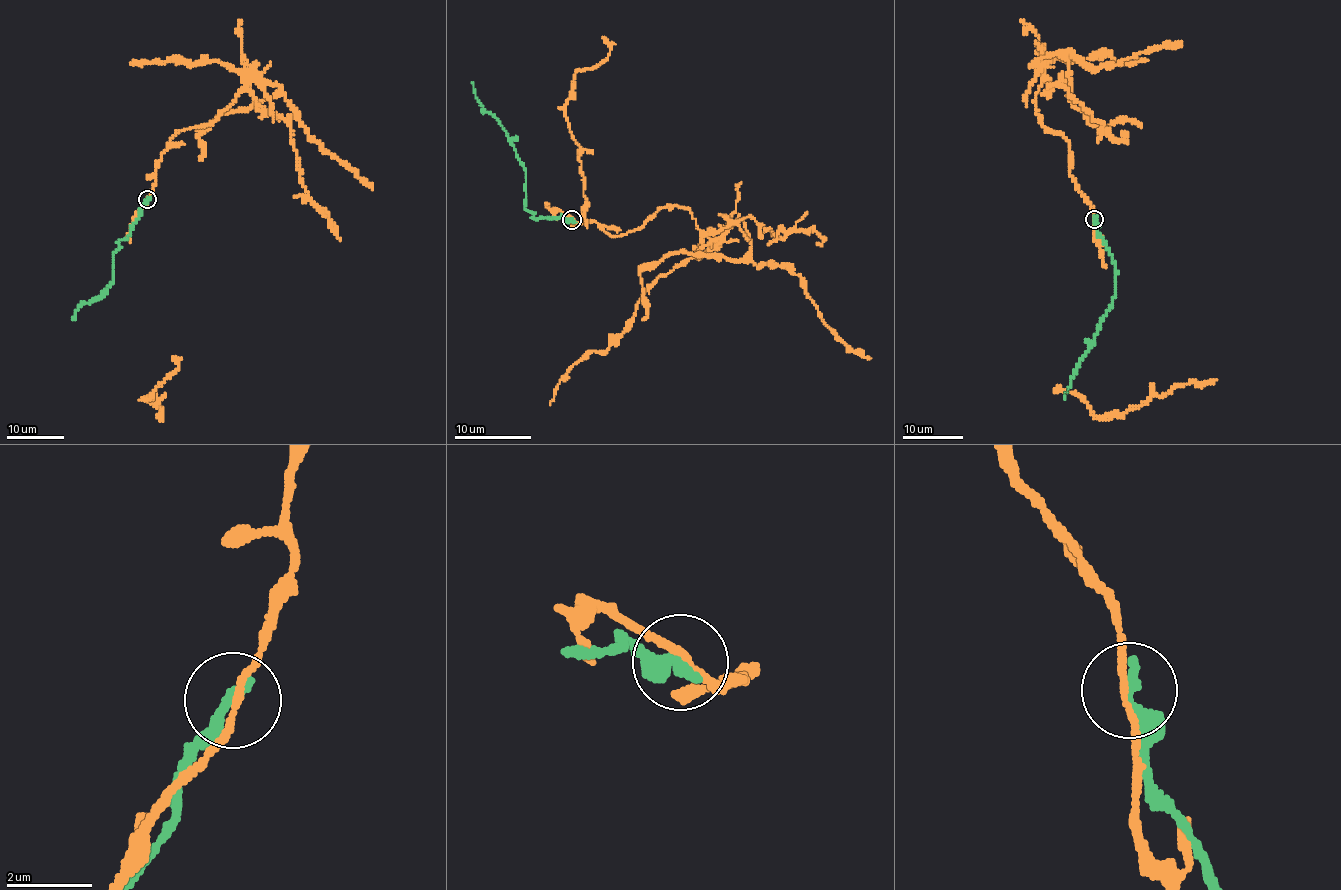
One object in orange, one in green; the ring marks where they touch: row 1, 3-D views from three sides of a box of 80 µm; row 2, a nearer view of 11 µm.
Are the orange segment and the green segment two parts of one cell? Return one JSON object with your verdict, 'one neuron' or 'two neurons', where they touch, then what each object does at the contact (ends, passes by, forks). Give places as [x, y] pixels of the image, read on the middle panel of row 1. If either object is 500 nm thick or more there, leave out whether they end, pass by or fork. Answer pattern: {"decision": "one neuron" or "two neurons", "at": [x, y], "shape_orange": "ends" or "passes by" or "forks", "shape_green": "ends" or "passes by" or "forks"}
{"decision": "two neurons", "at": [572, 219], "shape_orange": "passes by", "shape_green": "ends"}

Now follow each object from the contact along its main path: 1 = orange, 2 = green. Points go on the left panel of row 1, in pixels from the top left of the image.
1: (148, 198), (171, 139), (179, 131), (213, 122), (251, 80), (281, 88), (322, 151), (373, 189)
2: (148, 199), (131, 232), (119, 242), (119, 248), (112, 255), (113, 280), (105, 294), (81, 304), (73, 318)

